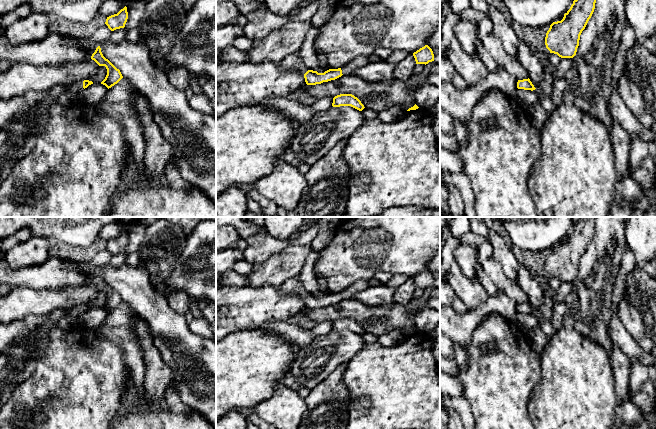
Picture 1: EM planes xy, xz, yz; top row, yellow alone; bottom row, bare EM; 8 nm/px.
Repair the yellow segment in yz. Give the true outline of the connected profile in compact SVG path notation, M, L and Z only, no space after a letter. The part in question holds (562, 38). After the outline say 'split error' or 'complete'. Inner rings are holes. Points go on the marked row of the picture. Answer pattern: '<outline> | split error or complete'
M574 0L561 21L553 22L546 33L545 45L550 53L561 58L573 58L580 35L595 9L596 0Z | complete

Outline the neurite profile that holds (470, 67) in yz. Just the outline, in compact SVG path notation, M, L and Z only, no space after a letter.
M452 37L449 48L448 60L469 86L476 85L489 74L483 61L476 54L467 54L456 37Z

